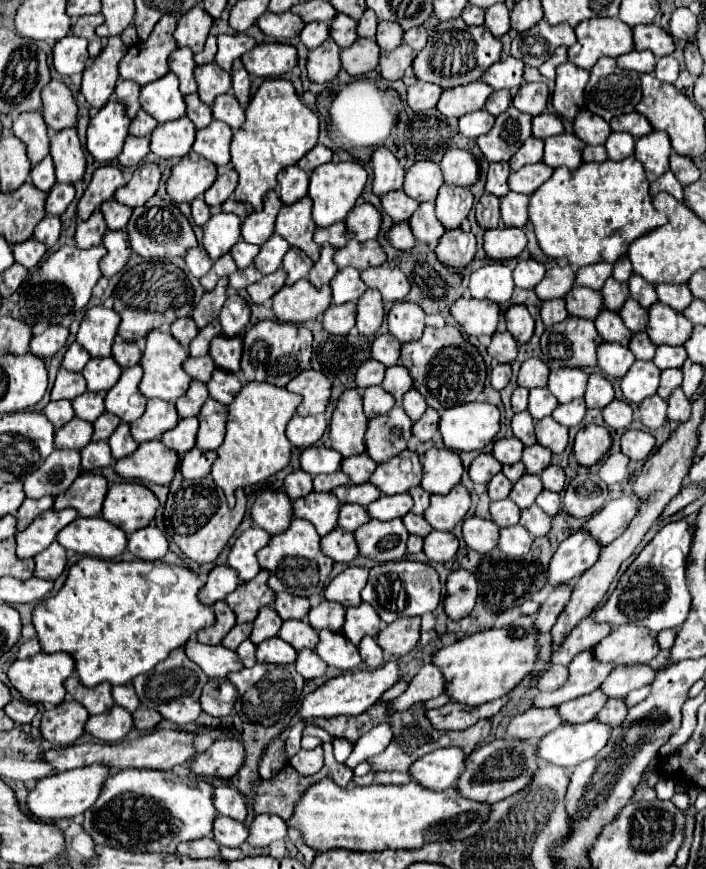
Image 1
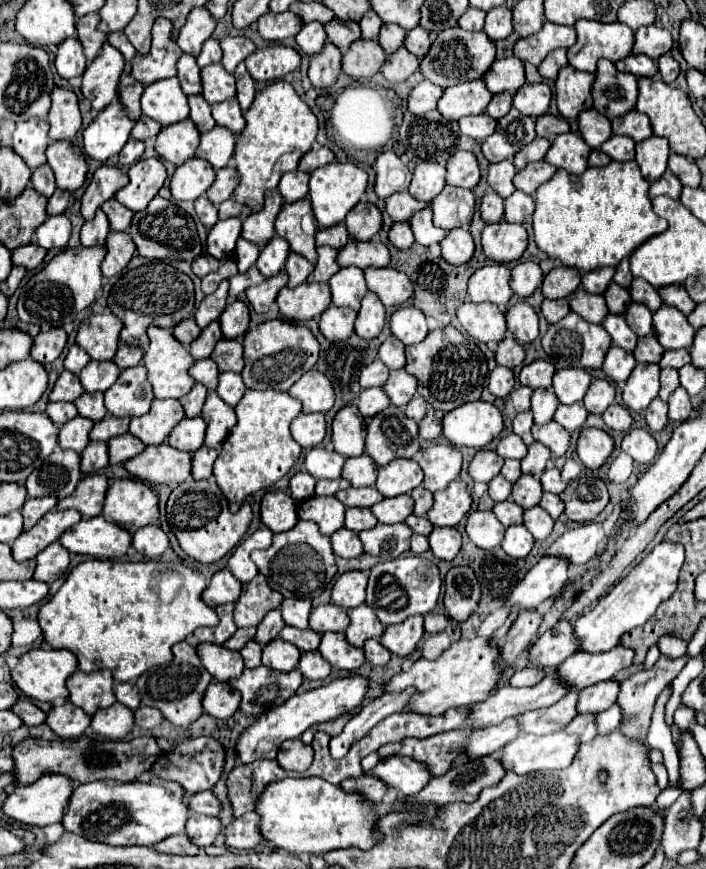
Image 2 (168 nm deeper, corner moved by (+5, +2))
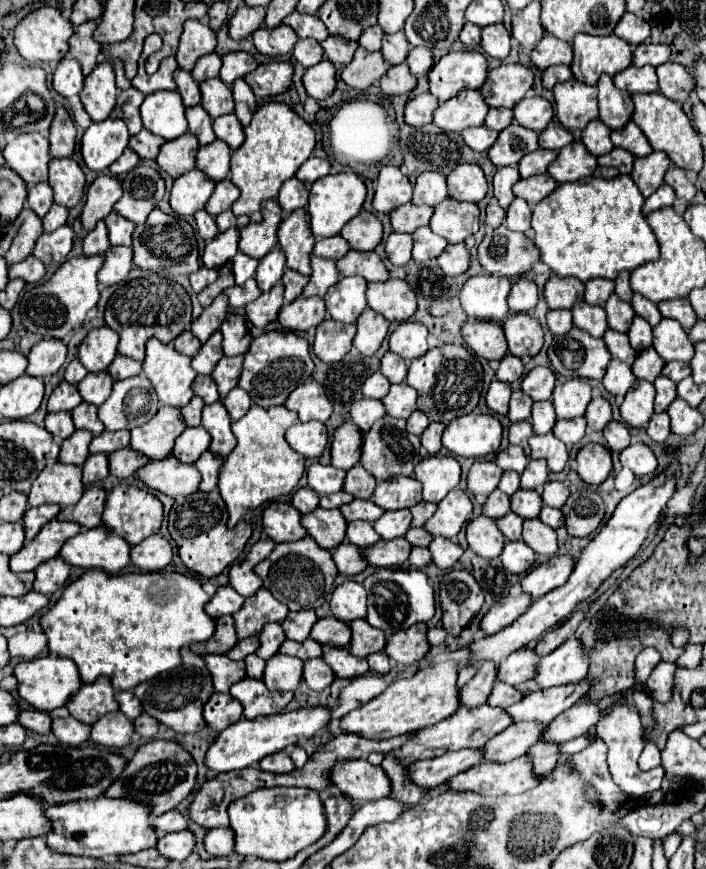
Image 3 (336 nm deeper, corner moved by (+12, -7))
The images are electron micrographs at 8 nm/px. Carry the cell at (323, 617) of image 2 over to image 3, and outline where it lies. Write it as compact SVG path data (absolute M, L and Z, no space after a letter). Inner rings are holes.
M334 616L320 618L310 630L310 638L320 642L322 646L348 646L350 636L352 636L352 632L350 632L348 624Z

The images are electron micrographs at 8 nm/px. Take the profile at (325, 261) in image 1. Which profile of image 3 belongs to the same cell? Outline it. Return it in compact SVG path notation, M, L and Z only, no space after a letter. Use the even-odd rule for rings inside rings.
M312 256L312 276L310 282L304 286L302 296L324 296L332 284L340 280L336 264L326 258Z

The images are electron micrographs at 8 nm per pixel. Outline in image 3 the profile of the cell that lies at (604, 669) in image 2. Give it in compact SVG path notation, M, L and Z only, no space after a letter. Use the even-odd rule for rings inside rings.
M578 680L564 686L552 686L546 690L536 690L526 694L520 702L508 706L508 714L514 718L514 722L520 720L540 720L540 722L552 722L558 714L574 706L578 700L582 700L592 686L592 680Z

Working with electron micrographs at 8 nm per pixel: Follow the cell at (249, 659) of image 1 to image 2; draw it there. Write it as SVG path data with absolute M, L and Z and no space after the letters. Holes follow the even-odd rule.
M251 641L241 649L241 657L245 661L245 667L259 667L261 665L261 645Z

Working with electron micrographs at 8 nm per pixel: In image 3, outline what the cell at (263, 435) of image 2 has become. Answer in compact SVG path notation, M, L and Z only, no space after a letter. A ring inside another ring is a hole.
M250 406L248 414L242 416L238 422L232 424L232 432L238 440L236 448L224 458L220 466L218 490L228 508L228 528L236 526L242 514L268 500L276 500L294 490L302 472L304 472L304 456L288 446L284 440L284 432L296 422L296 412L286 410L284 406L274 408L260 408Z

